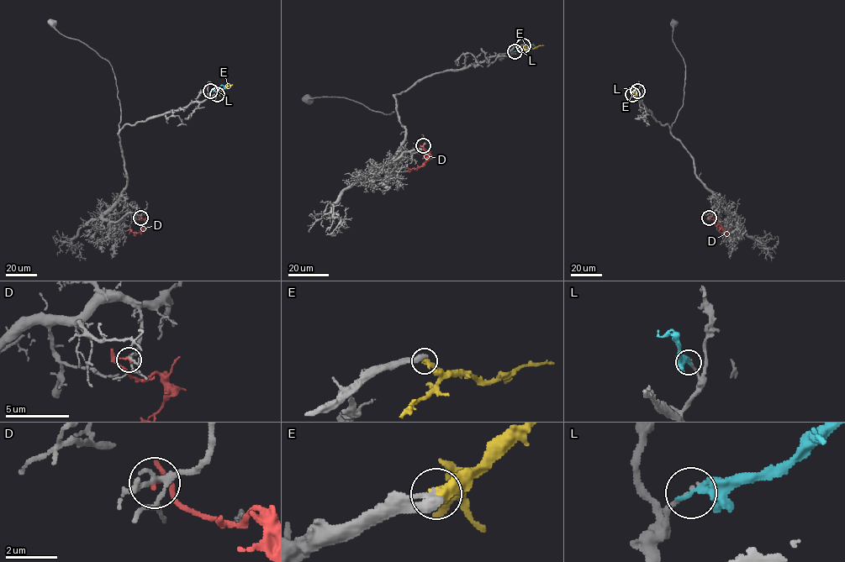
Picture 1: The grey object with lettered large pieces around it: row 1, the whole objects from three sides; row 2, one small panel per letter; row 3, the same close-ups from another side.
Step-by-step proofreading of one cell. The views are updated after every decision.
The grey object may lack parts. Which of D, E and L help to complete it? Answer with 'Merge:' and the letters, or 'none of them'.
Merge: E

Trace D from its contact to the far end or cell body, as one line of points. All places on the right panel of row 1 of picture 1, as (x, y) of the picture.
D: (709, 217), (715, 219), (726, 233), (730, 228)

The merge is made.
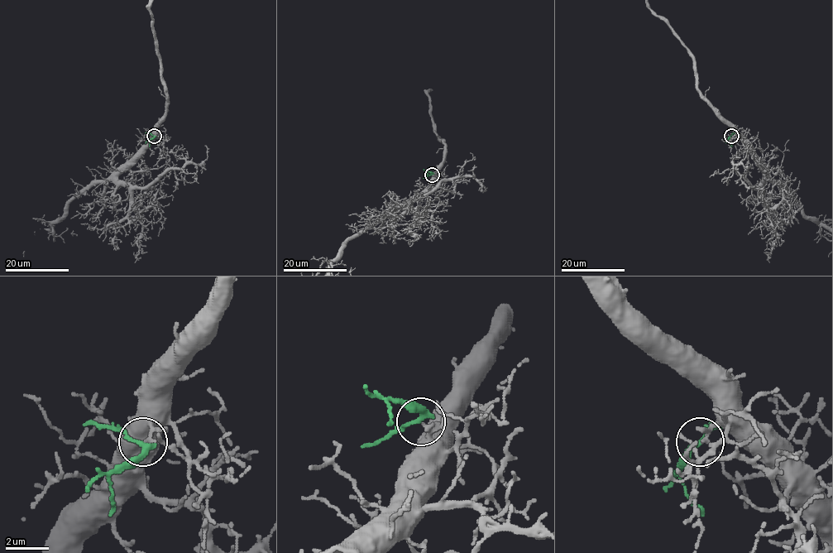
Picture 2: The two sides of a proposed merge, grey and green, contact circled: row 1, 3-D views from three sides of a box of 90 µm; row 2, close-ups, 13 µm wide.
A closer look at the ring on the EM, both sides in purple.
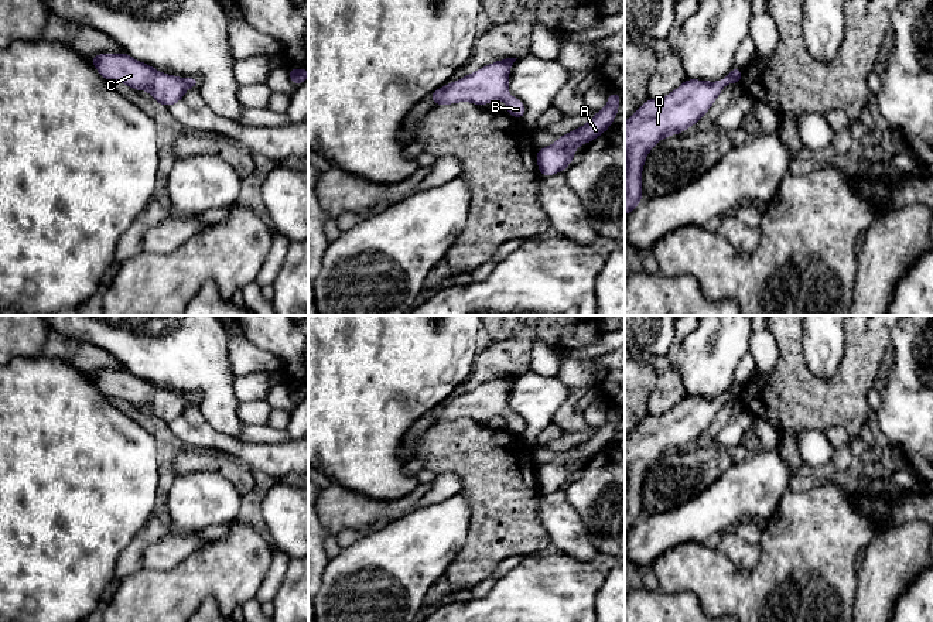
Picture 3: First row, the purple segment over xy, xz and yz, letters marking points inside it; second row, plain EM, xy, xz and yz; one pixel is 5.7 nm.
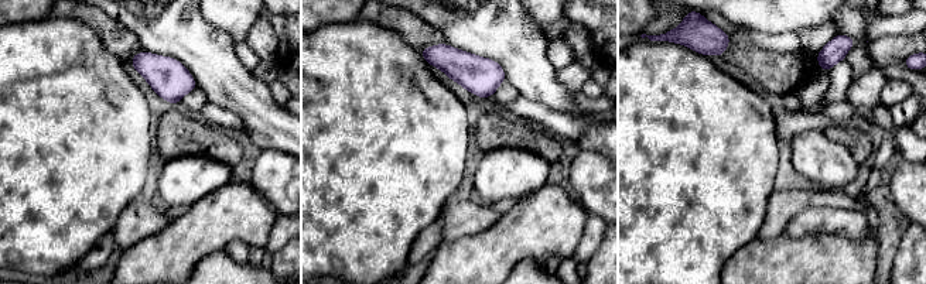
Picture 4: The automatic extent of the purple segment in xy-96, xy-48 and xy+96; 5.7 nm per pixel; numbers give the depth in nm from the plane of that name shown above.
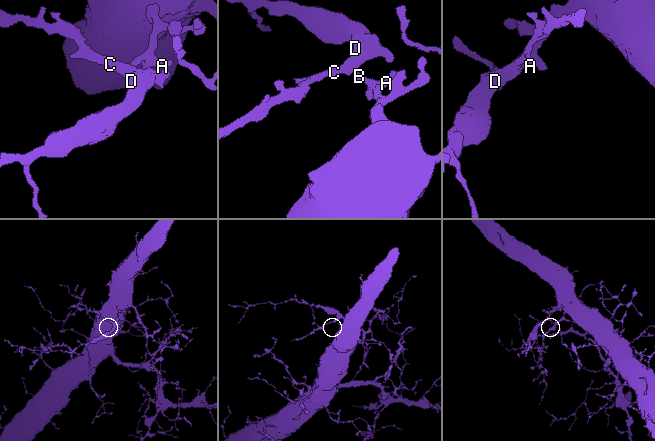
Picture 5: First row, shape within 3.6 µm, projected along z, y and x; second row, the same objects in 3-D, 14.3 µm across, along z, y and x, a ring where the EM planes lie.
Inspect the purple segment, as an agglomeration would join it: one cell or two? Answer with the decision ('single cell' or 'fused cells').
single cell

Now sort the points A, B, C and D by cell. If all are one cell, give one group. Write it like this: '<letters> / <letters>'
A B C D

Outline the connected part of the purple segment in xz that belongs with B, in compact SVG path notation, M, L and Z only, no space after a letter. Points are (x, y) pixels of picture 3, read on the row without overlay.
M506 375L485 382L474 390L434 407L428 416L437 423L458 418L483 423L493 417L505 417L506 430L522 437L526 431L526 423L517 414L510 413L507 407L509 389L516 376Z

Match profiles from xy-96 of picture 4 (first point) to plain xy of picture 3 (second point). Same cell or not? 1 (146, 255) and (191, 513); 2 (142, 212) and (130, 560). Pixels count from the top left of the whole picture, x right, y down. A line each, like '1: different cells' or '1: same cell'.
1: different cells
2: different cells

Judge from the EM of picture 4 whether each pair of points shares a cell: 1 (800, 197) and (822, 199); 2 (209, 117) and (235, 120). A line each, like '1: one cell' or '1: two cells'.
1: one cell
2: one cell

